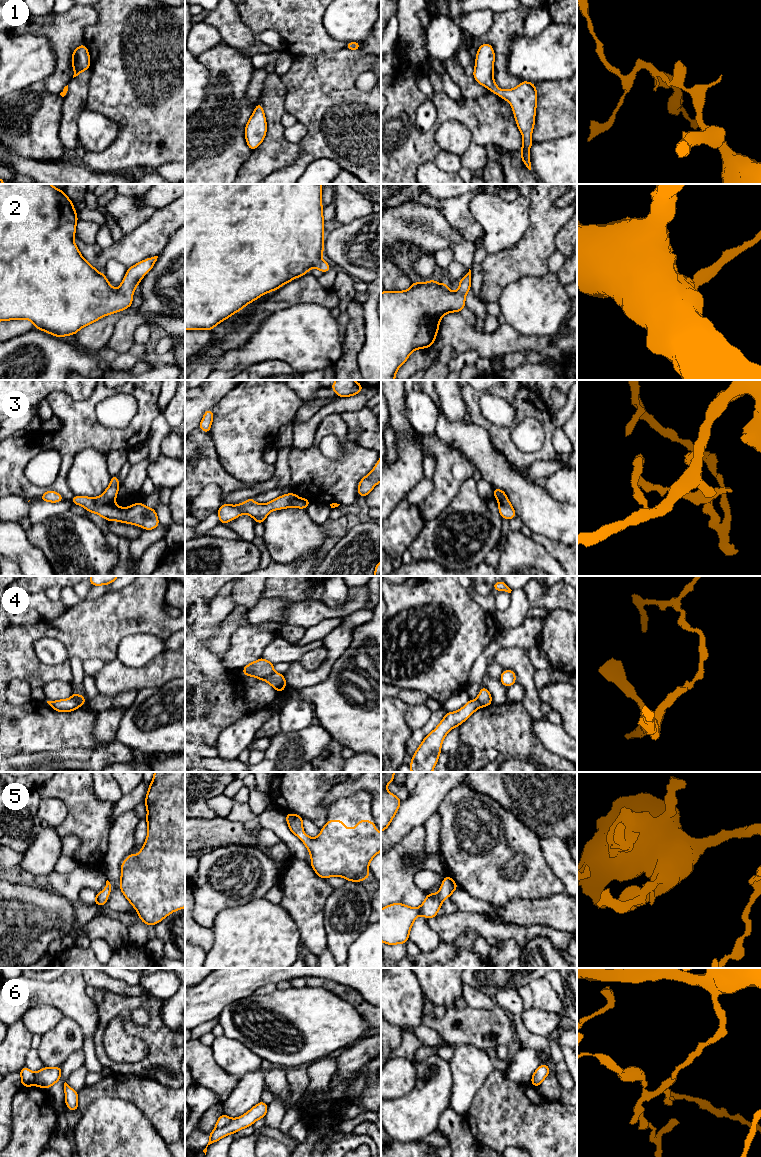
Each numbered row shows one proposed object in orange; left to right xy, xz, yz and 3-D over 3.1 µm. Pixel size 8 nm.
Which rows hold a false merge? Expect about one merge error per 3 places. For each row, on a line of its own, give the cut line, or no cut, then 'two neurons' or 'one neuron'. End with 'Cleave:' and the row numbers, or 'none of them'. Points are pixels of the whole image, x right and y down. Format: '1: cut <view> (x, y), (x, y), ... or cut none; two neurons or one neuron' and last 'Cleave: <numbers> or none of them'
1: cut none; one neuron
2: cut none; one neuron
3: cut none; one neuron
4: cut xz (274, 672), (260, 679); two neurons
5: cut none; one neuron
6: cut xz (231, 1119), (225, 1125), (216, 1128); two neurons
Cleave: 4, 6

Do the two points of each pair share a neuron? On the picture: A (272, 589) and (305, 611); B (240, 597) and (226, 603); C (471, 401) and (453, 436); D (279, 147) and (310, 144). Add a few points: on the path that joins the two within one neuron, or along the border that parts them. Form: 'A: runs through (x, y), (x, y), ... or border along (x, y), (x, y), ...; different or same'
A: border along (307, 599), (295, 602); different
B: border along (230, 595), (237, 606); different
C: border along (470, 422), (480, 425), (490, 435); different
D: border along (298, 143), (300, 156), (288, 166); different

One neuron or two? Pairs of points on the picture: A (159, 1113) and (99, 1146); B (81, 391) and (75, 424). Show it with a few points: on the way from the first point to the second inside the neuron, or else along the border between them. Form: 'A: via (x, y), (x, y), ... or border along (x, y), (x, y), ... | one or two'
A: border along (131, 1102), (147, 1118), (161, 1138) | two
B: border along (94, 390), (83, 400), (73, 400), (57, 391) | two

